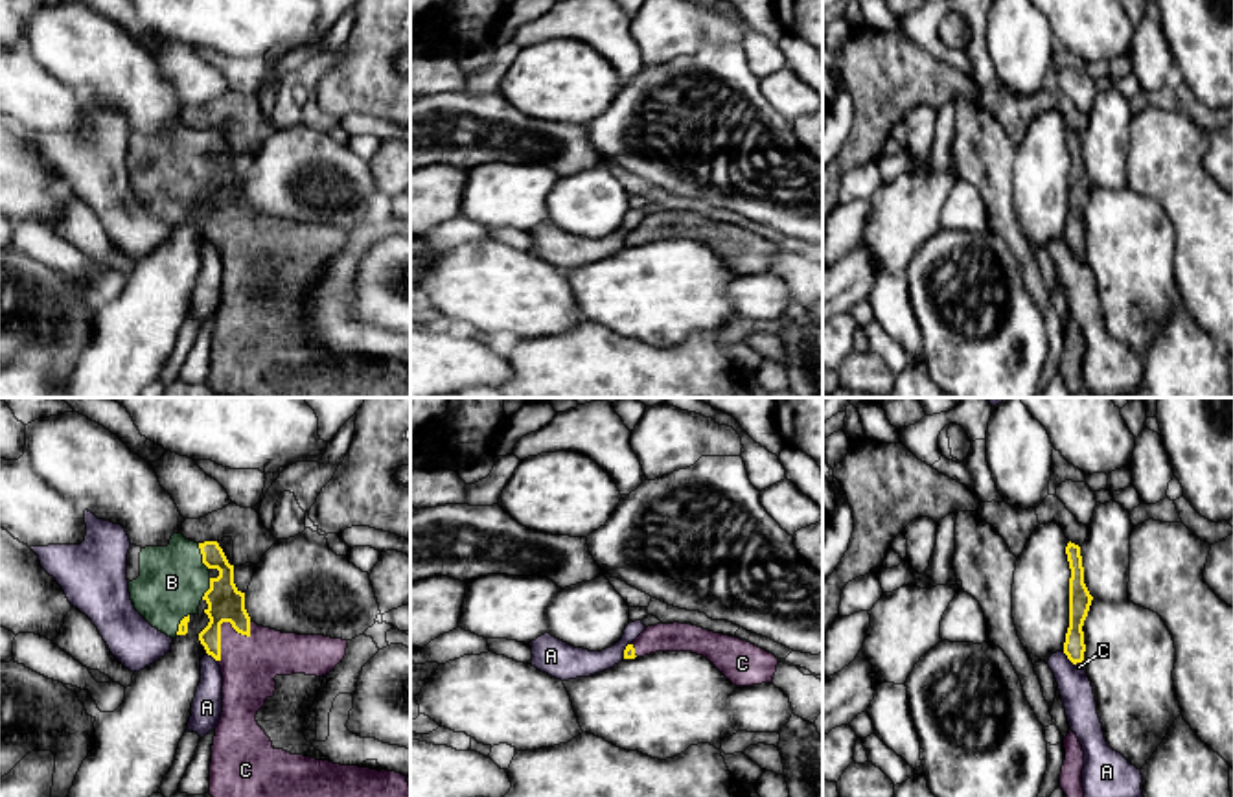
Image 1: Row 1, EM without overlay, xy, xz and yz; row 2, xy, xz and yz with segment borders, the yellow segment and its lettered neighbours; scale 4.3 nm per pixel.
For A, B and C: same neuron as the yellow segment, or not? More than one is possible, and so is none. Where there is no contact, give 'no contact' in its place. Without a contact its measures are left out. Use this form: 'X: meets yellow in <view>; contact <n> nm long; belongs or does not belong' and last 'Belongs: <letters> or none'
A: meets yellow in yz; contact 80 nm long; does not belong
B: meets yellow in xy; contact 120 nm long; belongs
C: meets yellow in xy; contact 240 nm long; belongs
Belongs: B, C

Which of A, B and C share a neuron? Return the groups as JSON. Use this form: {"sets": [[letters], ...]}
{"sets": [["A"], ["B", "C"]]}

